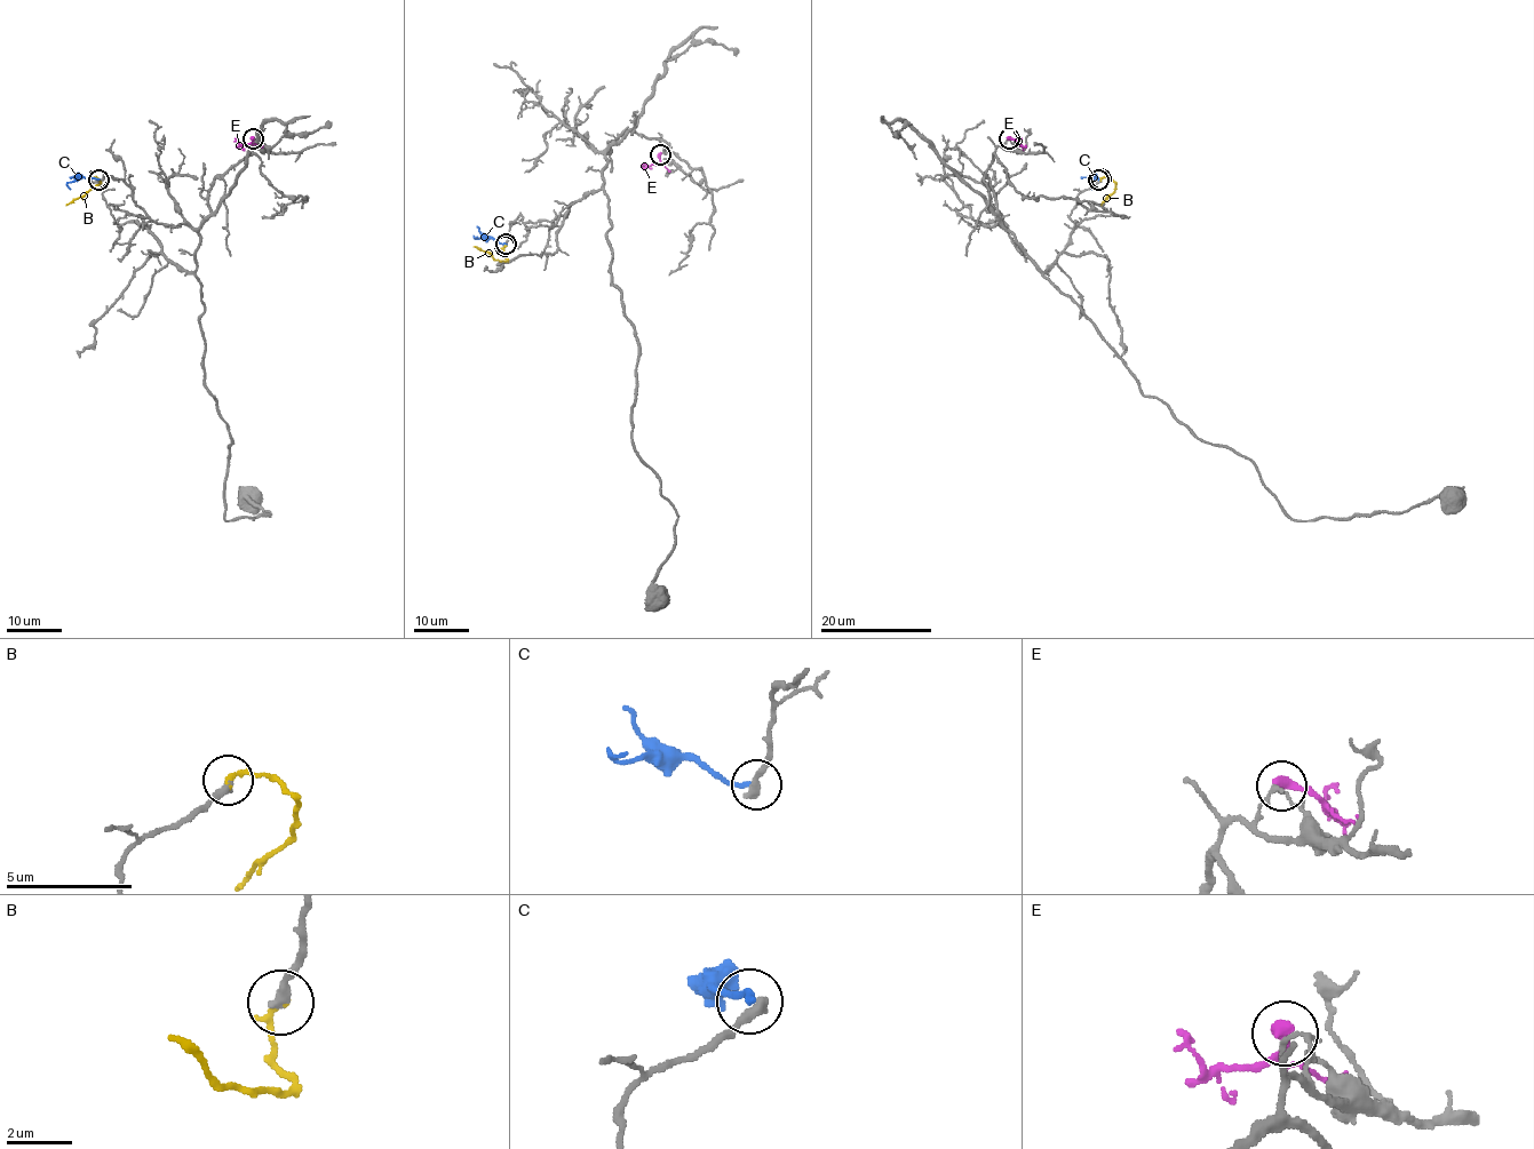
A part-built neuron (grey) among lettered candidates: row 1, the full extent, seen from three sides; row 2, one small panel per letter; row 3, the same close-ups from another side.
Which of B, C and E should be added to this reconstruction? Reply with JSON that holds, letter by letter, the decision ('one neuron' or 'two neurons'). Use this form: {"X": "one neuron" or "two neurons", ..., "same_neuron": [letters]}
{"B": "one neuron", "C": "two neurons", "E": "two neurons", "same_neuron": ["B"]}

